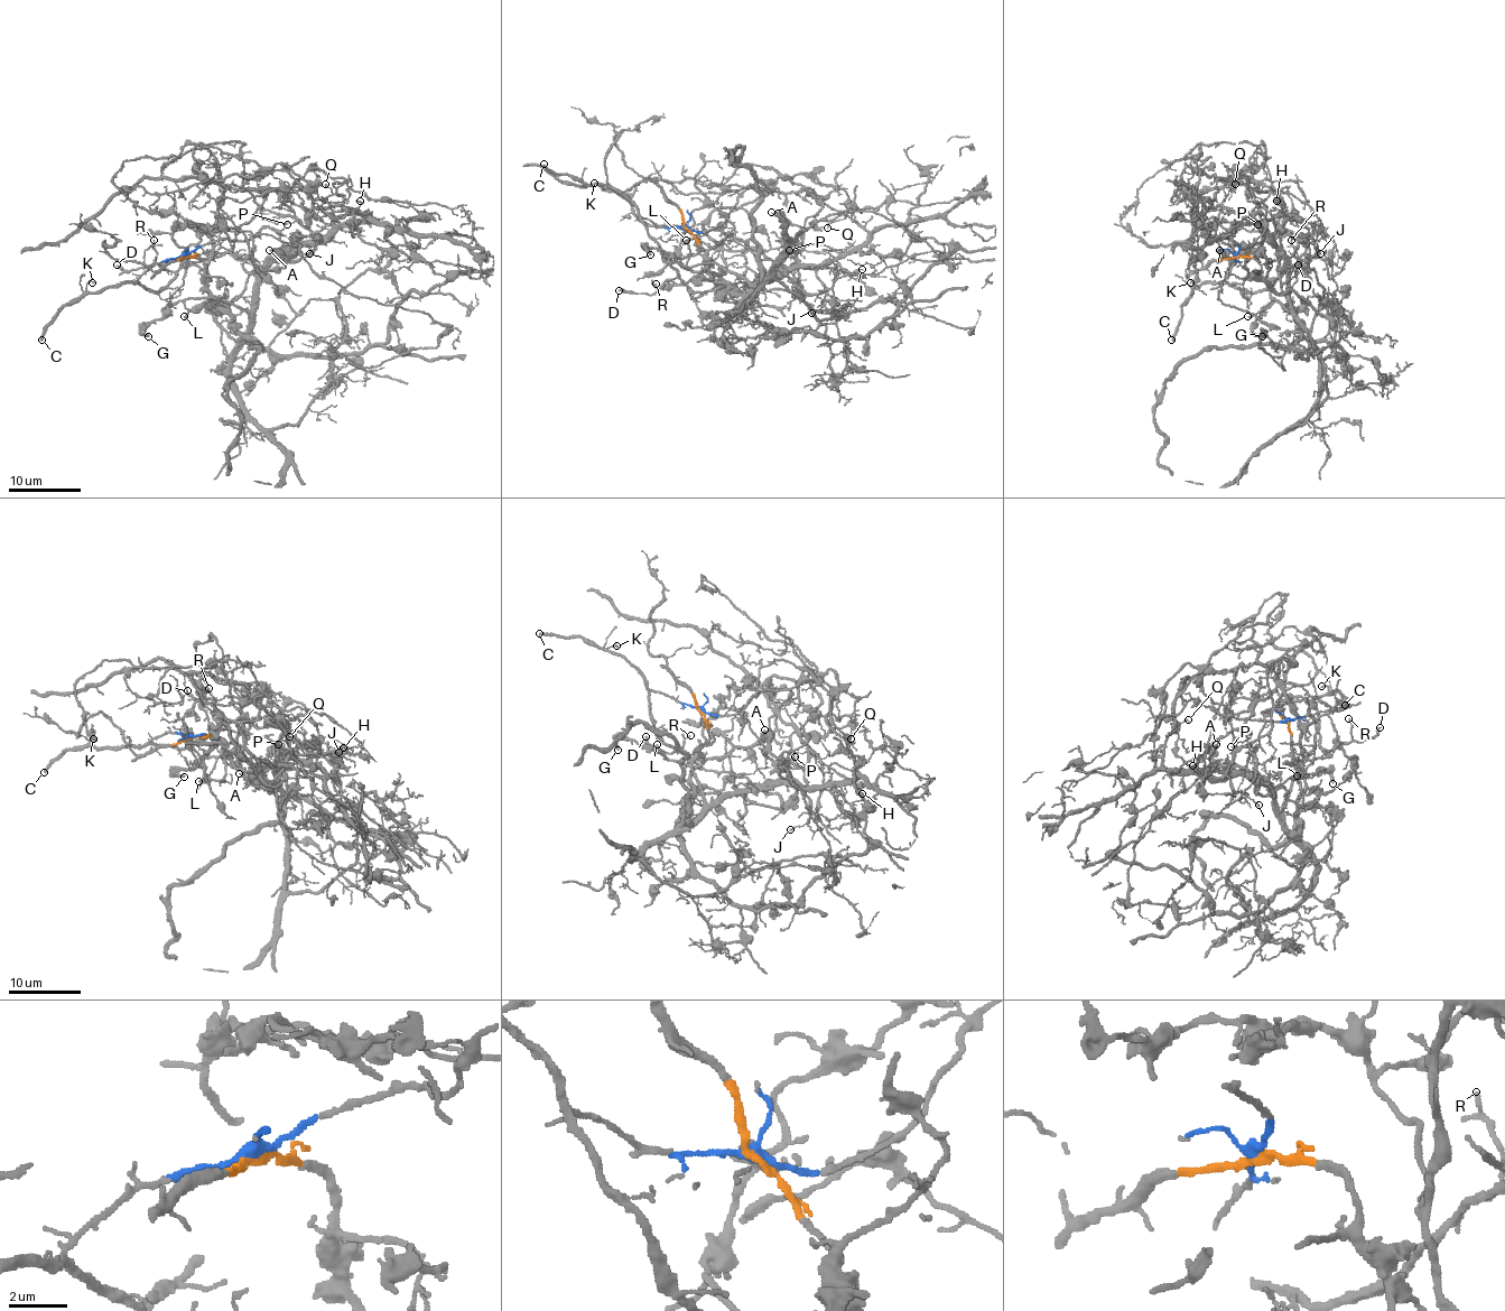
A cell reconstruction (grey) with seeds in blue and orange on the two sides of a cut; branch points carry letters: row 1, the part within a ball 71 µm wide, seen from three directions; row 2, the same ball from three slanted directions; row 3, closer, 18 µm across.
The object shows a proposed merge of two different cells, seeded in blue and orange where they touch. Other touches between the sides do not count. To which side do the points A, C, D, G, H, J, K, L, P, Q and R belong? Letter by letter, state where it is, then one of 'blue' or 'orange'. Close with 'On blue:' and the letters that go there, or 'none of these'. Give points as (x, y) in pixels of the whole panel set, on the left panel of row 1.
A: at (269, 250); orange
C: at (42, 340); blue
D: at (117, 265); blue
G: at (148, 336); orange
H: at (360, 201); orange
J: at (309, 253); orange
K: at (92, 282); blue
L: at (184, 316); orange
P: at (287, 224); orange
Q: at (325, 184); orange
R: at (154, 240); blue
On blue: C, D, K, R

